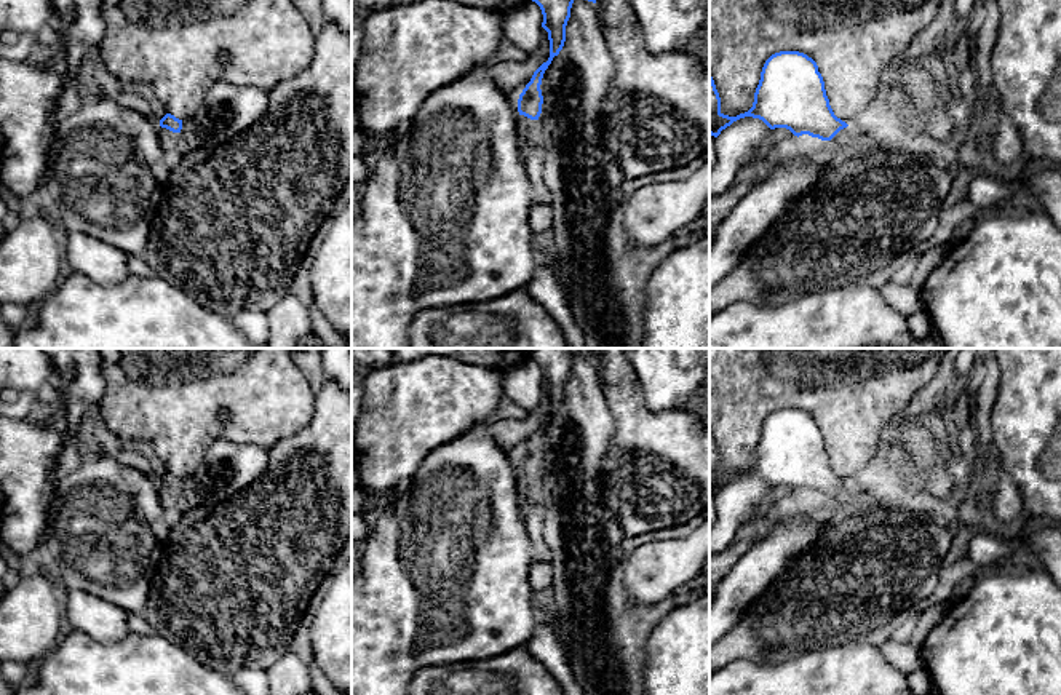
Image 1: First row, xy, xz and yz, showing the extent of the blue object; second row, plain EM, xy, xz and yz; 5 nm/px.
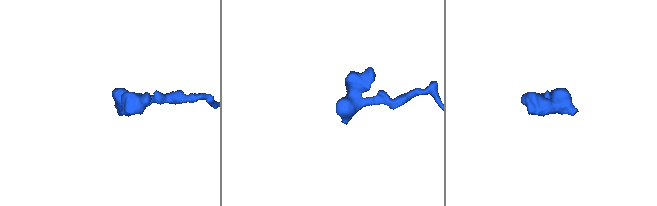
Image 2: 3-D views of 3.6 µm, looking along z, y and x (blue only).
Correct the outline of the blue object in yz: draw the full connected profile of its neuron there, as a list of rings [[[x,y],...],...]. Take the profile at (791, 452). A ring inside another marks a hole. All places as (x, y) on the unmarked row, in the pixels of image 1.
[[[780,409],[765,419],[753,465],[737,475],[721,470],[721,455],[709,433],[709,492],[717,495],[745,475],[759,476],[770,487],[786,486],[797,495],[809,492],[828,498],[834,521],[888,508],[834,473],[817,420],[799,409]]]

